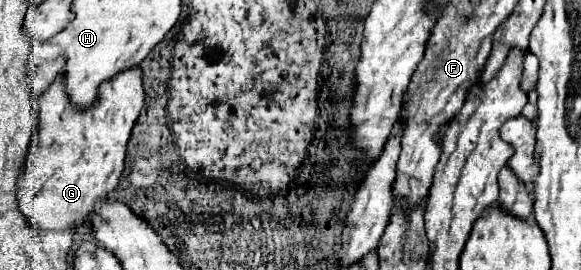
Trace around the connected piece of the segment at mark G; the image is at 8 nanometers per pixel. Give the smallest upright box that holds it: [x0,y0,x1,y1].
[18,66,144,230]

